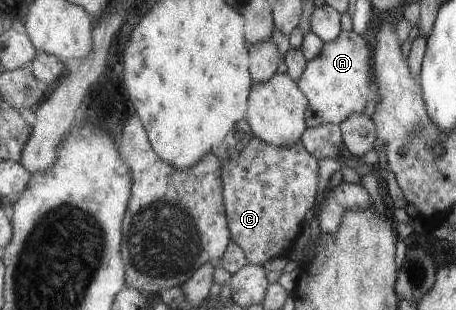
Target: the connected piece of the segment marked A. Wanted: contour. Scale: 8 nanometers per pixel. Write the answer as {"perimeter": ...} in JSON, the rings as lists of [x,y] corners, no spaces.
{"perimeter":[[[340,31],[333,40],[324,41],[320,54],[305,63],[301,76],[296,80],[296,85],[308,97],[307,126],[338,125],[348,118],[349,112],[361,113],[369,94],[369,68],[367,44],[355,31]]]}

